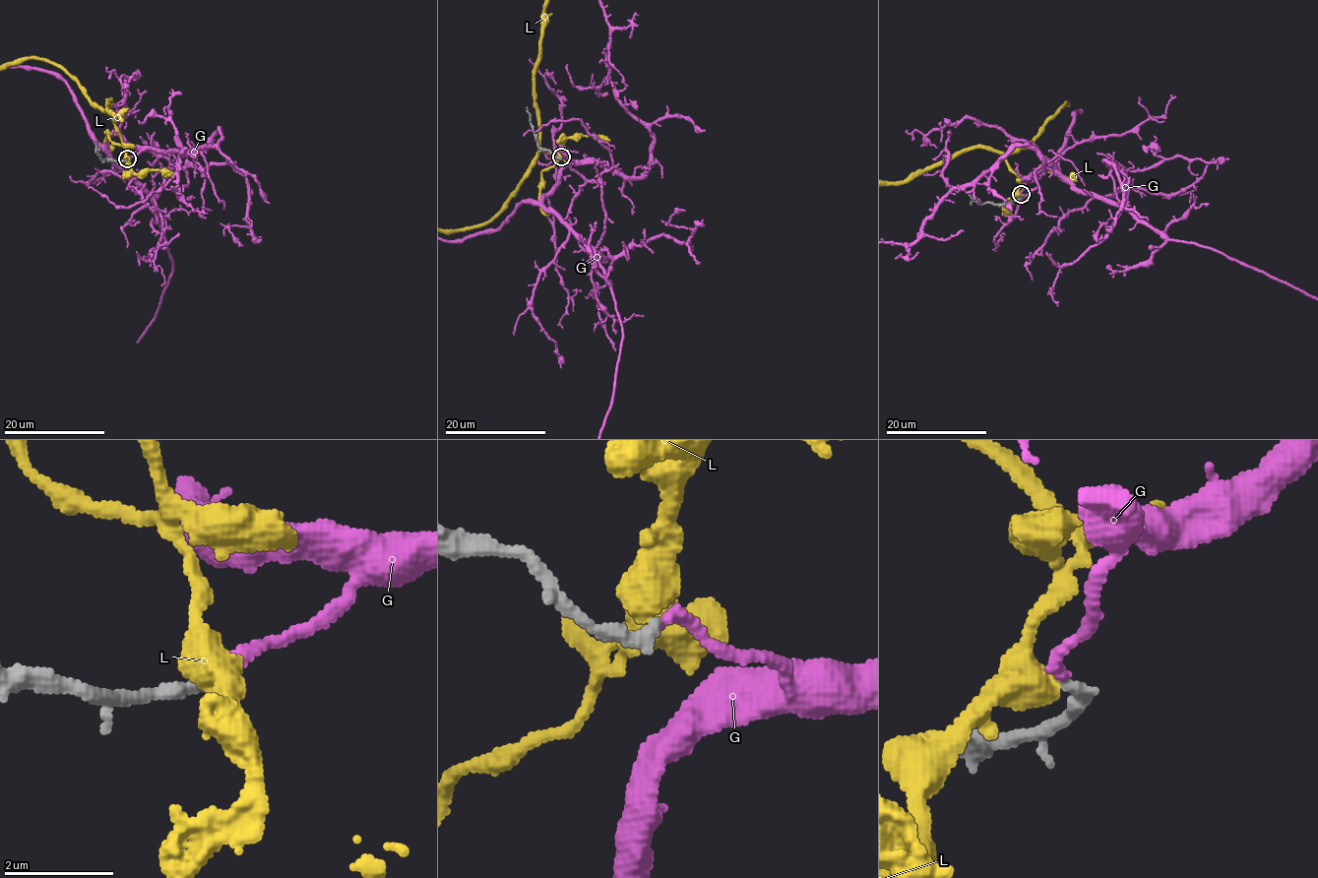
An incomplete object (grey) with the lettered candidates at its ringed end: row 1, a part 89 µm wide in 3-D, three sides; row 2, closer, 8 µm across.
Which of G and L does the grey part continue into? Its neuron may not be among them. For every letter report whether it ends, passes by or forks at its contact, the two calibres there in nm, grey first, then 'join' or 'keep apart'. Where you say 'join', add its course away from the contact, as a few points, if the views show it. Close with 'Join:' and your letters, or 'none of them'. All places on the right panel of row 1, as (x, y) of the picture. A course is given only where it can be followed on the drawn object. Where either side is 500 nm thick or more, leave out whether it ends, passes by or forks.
G: it ends | 240/200 nm | join
L: it passes by | 260/400 nm | keep apart
Join: G

